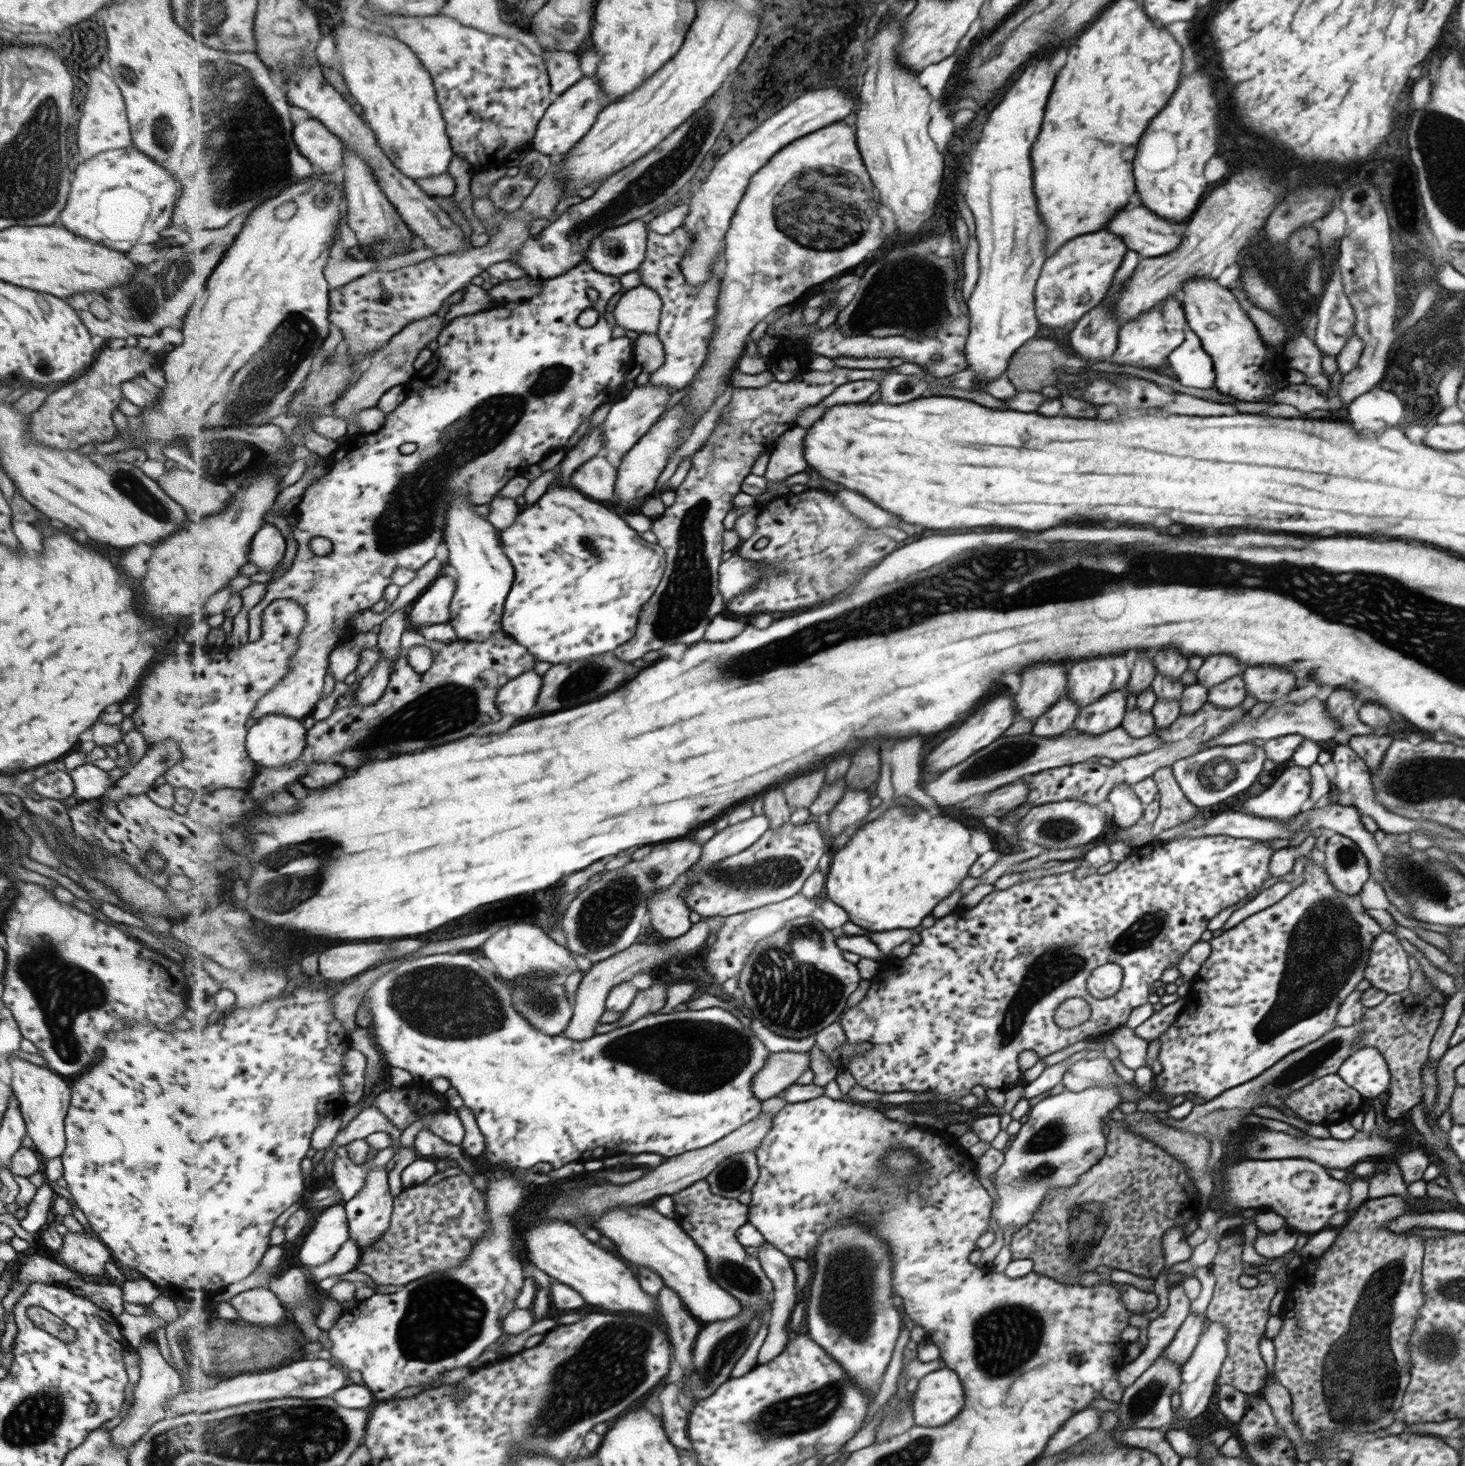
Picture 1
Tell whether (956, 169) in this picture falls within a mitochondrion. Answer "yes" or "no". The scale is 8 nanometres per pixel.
no

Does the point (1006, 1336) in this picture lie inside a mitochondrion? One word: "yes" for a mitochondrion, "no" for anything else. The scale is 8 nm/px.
yes

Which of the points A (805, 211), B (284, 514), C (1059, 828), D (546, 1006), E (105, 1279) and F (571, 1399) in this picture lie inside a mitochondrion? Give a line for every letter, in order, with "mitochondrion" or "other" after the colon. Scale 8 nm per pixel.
A: mitochondrion
B: other
C: mitochondrion
D: mitochondrion
E: other
F: mitochondrion

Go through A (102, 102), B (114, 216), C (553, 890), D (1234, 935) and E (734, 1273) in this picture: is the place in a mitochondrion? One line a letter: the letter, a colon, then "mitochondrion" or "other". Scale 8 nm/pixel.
A: other
B: other
C: other
D: other
E: mitochondrion

